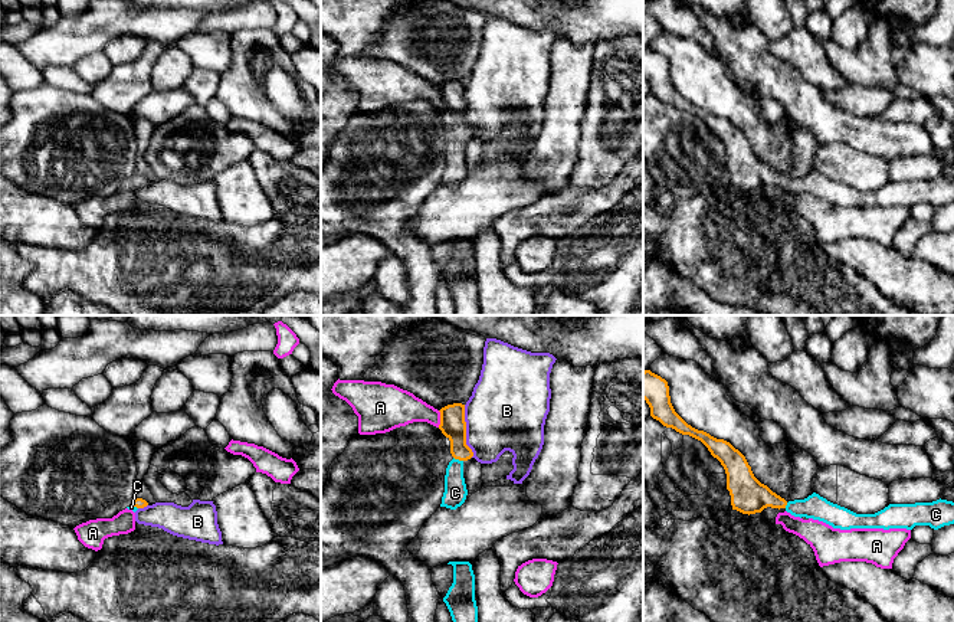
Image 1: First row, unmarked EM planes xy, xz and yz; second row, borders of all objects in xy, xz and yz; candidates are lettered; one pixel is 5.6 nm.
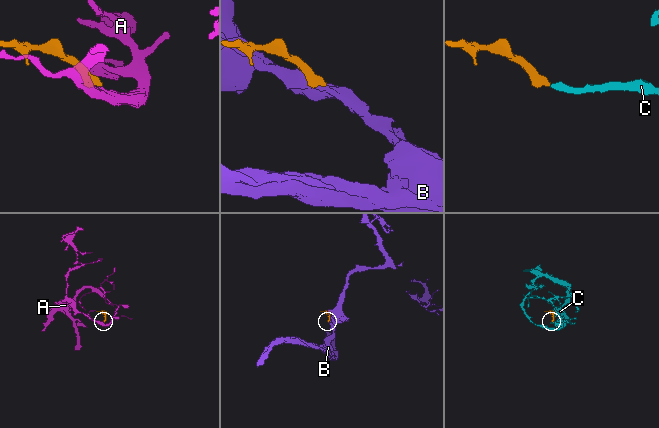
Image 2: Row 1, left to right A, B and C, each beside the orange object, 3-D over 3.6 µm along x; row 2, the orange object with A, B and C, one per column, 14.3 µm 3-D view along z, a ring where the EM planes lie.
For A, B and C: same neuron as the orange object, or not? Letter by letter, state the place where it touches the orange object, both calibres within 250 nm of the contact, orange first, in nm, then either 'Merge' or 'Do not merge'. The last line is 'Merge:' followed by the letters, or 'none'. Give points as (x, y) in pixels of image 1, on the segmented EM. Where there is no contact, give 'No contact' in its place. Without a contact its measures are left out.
A: Touches orange at xz (441, 419). Thickness 140 nm (orange) against 220 nm. Do not merge
B: Touches orange at xz (465, 431). Thickness 140 nm (orange) against 420 nm. Do not merge
C: Touches orange at xz (458, 458). Thickness 140 nm (orange) against 130 nm. Merge
Merge: C

